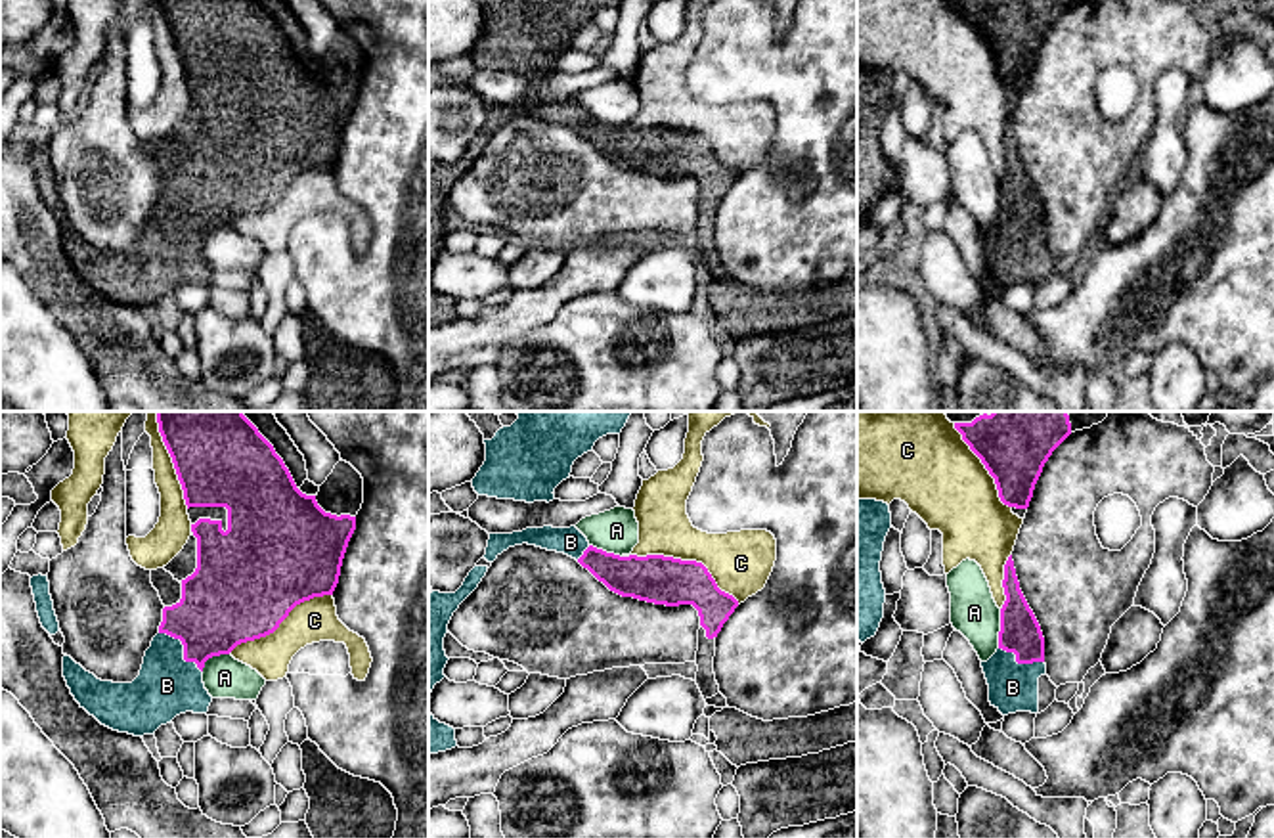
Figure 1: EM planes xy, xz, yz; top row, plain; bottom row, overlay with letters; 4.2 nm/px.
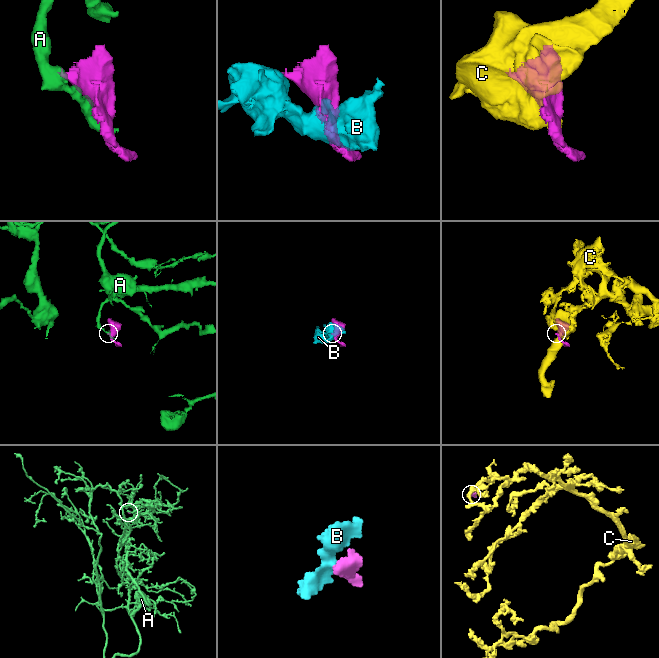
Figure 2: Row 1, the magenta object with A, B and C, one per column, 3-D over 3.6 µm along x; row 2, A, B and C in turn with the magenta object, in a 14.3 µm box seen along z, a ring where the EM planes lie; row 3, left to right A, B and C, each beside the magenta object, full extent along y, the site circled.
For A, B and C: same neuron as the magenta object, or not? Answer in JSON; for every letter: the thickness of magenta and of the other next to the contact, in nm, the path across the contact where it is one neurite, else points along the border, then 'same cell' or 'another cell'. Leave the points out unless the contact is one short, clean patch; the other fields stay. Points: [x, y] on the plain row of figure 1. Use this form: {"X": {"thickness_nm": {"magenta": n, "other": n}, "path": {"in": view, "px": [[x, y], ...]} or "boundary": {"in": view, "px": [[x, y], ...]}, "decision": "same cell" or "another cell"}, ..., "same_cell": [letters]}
{"A": {"thickness_nm": {"magenta": 170, "other": 200}, "decision": "another cell"}, "B": {"thickness_nm": {"magenta": 360, "other": 260}, "path": {"in": "xy", "px": [[222, 176], [184, 220], [173, 236], [167, 257]]}, "decision": "same cell"}, "C": {"thickness_nm": {"magenta": 200, "other": 260}, "decision": "another cell"}, "same_cell": ["B"]}

